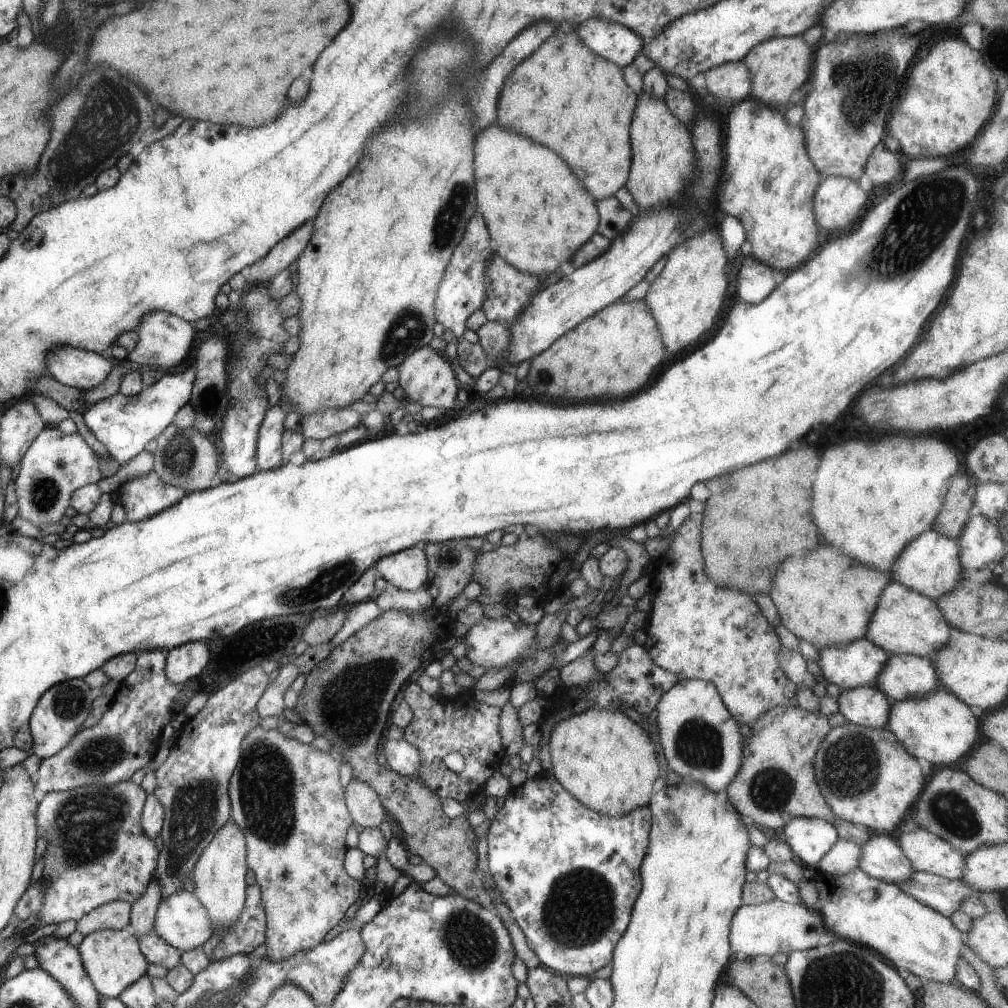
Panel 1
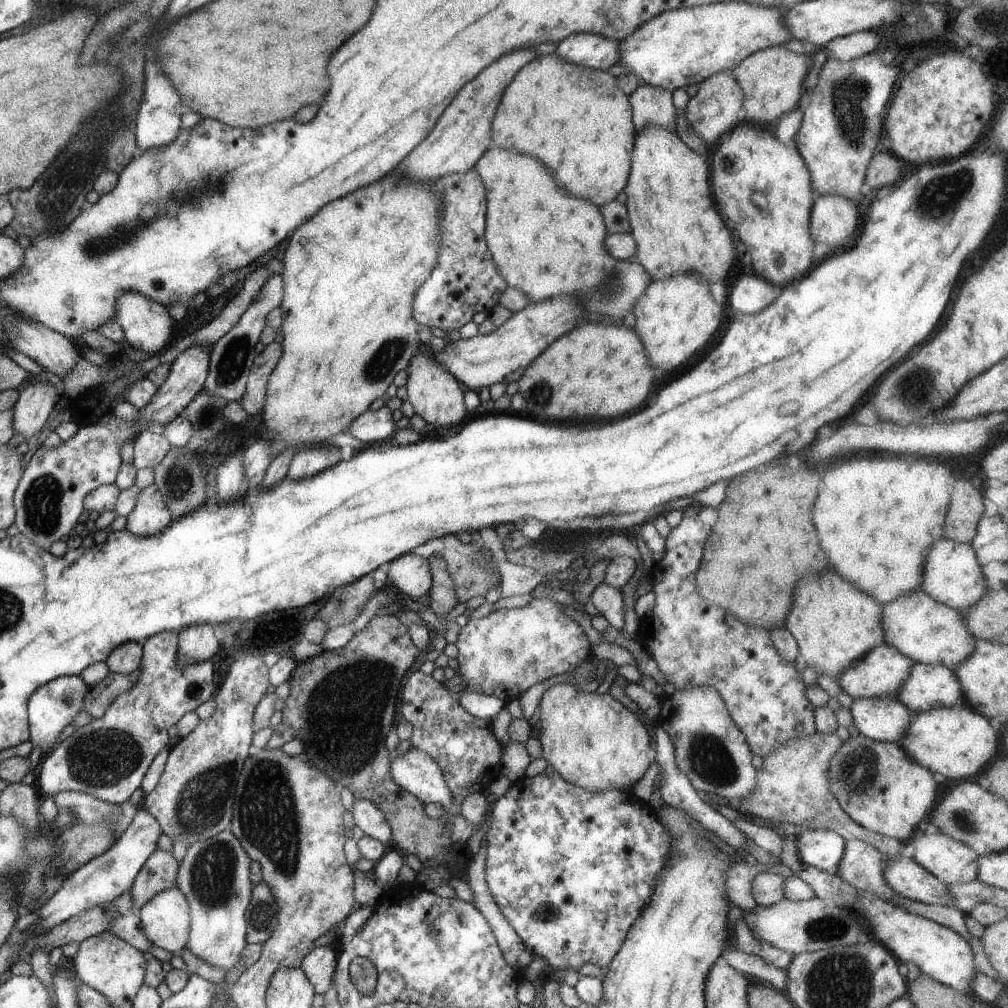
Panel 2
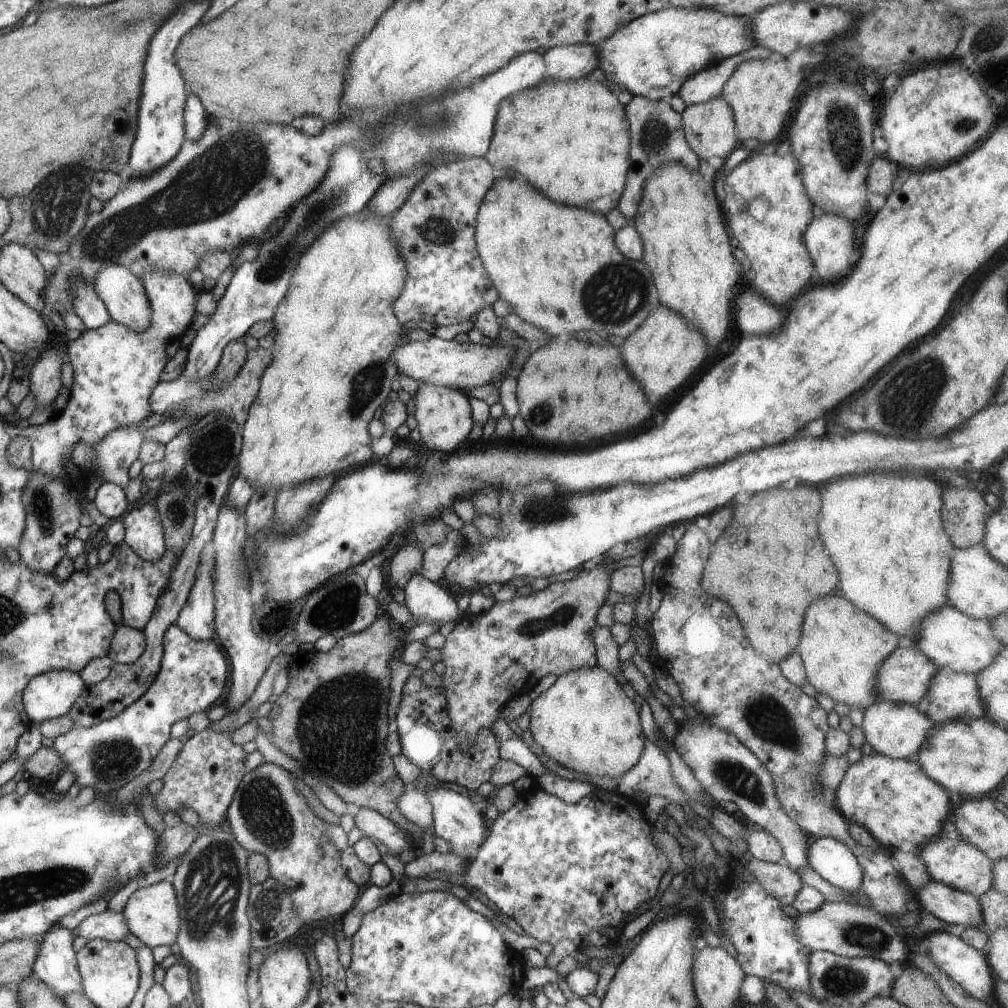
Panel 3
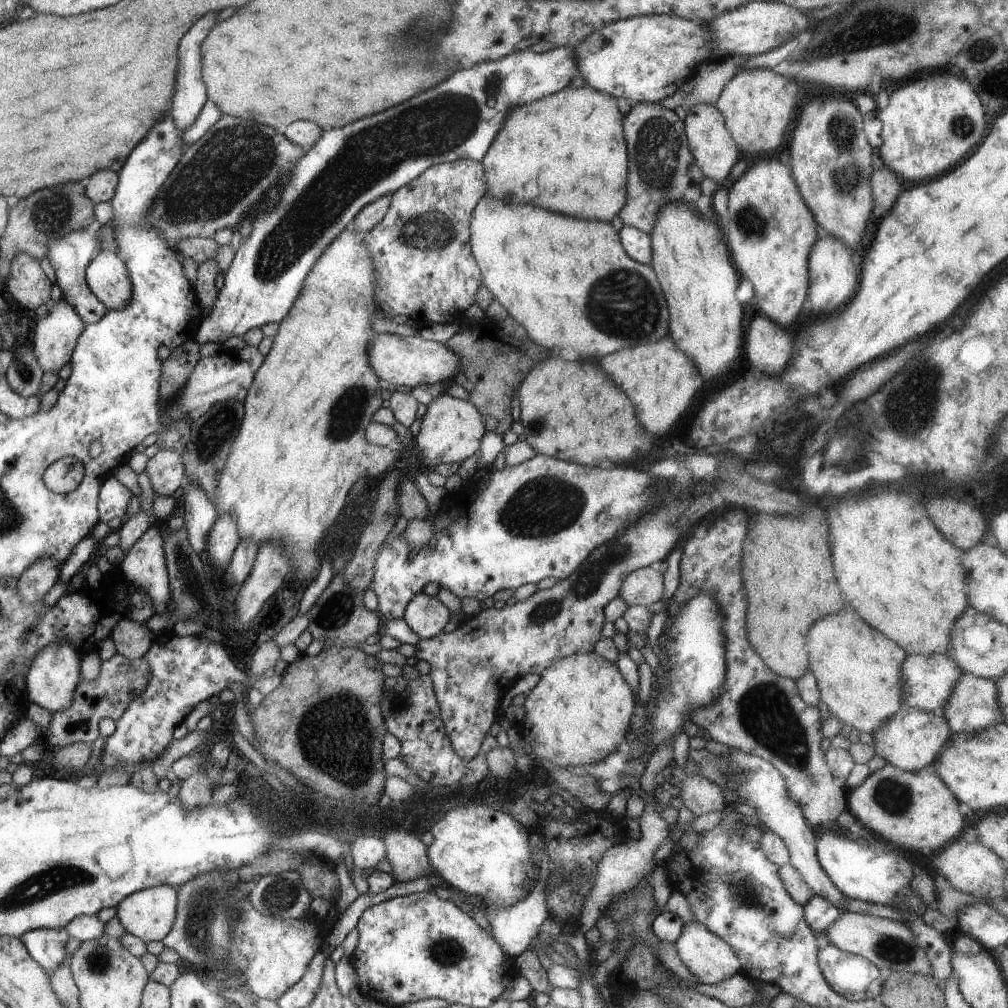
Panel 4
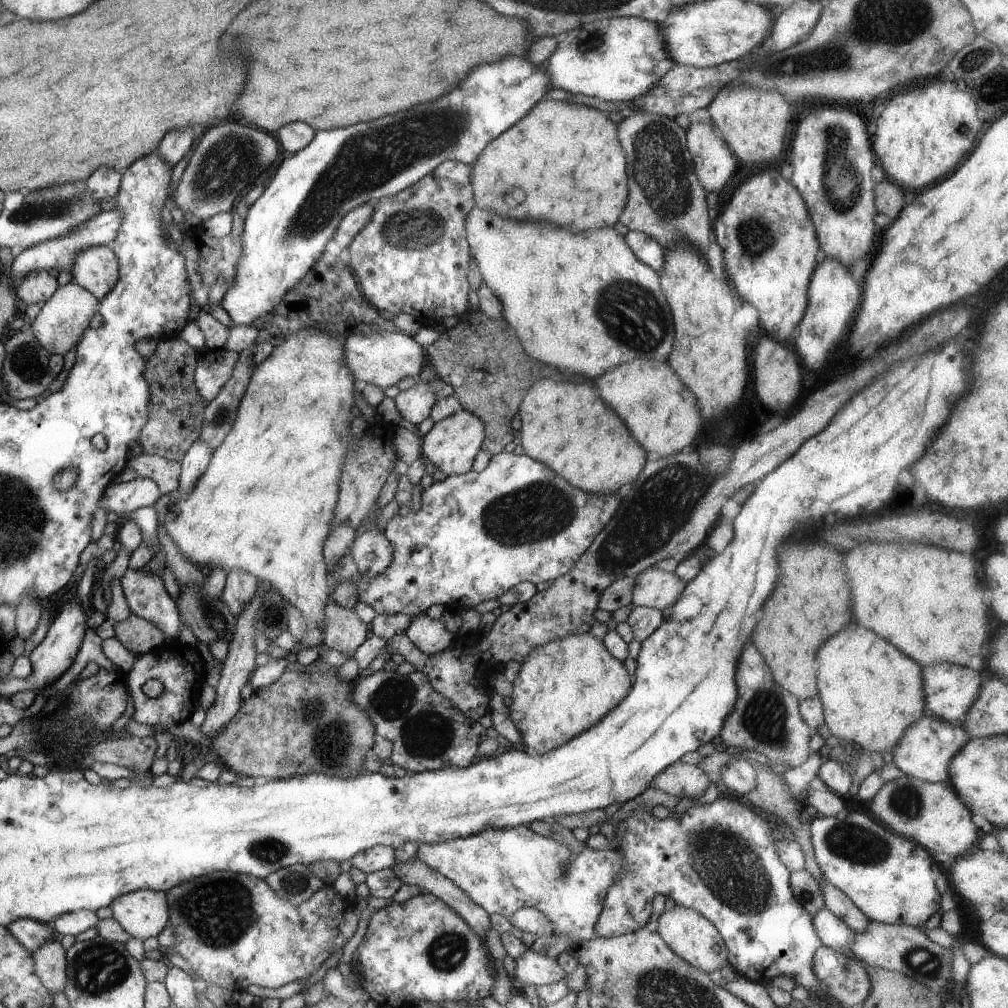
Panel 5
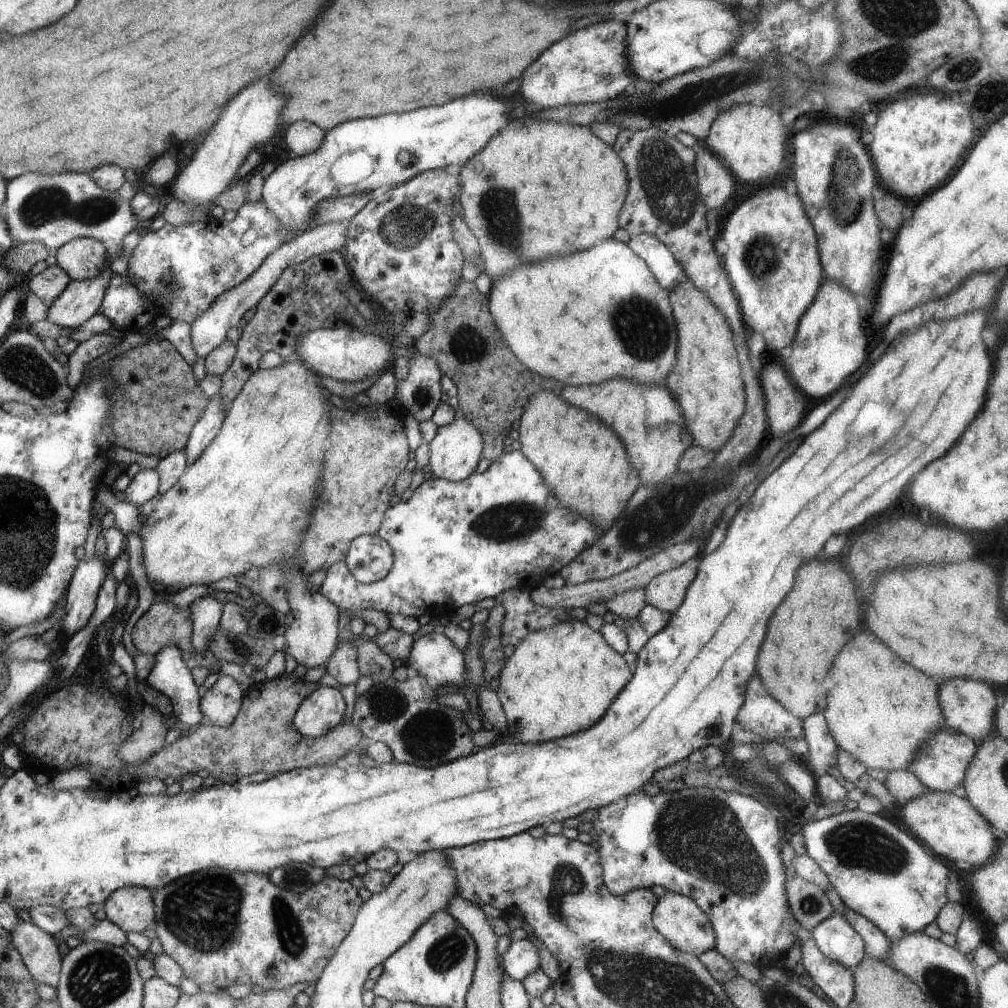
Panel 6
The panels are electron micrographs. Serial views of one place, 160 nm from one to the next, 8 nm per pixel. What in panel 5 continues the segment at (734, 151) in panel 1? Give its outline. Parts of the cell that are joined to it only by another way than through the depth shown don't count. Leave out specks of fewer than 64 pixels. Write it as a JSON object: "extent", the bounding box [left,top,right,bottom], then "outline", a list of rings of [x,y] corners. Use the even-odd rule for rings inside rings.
{"extent":[718,170,821,343],"outline":[[[766,170],[748,178],[718,214],[727,228],[727,248],[723,250],[726,278],[740,299],[747,300],[758,310],[762,332],[781,343],[796,332],[804,316],[808,301],[807,290],[812,273],[821,258],[815,226],[803,196],[778,170]]]}

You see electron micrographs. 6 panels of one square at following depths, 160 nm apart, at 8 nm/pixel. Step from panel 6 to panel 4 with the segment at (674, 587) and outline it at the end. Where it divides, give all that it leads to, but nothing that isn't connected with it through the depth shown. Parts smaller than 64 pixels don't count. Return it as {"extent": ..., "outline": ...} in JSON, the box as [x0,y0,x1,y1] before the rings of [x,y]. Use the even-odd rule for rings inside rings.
{"extent":[619,567,664,607],"outline":[[[642,567],[627,574],[627,578],[623,578],[619,597],[627,602],[629,607],[634,605],[647,607],[661,600],[664,587],[664,577],[657,567]]]}

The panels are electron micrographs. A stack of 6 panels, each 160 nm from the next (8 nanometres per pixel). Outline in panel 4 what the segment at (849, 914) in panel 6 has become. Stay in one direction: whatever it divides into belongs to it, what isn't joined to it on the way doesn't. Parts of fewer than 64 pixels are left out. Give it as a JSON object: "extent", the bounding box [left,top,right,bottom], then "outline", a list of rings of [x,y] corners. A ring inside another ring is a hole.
{"extent":[718,749,846,908],"outline":[[[733,749],[726,755],[718,756],[722,758],[720,765],[721,778],[725,780],[725,788],[734,793],[740,801],[757,810],[762,824],[766,824],[768,831],[777,834],[788,847],[790,853],[789,864],[792,865],[810,886],[816,895],[826,897],[838,908],[842,907],[846,898],[830,877],[822,870],[816,856],[817,834],[811,826],[806,824],[804,815],[791,796],[787,793],[785,778],[772,766],[770,762],[763,758]]]}

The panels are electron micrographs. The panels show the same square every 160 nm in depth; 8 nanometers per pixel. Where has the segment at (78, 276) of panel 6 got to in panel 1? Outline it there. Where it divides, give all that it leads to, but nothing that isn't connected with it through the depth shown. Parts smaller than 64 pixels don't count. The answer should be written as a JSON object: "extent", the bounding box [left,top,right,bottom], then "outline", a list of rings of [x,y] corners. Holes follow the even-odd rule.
{"extent":[127,311,196,372],"outline":[[[155,311],[143,317],[139,330],[139,346],[129,353],[127,359],[136,364],[142,364],[147,368],[159,368],[164,372],[170,368],[178,368],[190,354],[196,338],[196,330],[193,323],[188,324],[178,315],[164,311]]]}

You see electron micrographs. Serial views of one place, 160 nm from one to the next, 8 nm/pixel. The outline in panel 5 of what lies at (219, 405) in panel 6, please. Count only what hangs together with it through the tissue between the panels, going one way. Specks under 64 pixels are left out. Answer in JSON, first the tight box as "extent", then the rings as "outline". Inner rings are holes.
{"extent":[177,440,213,493],"outline":[[[196,440],[189,452],[182,457],[181,473],[177,490],[181,493],[192,492],[196,482],[210,464],[213,452],[203,441]]]}

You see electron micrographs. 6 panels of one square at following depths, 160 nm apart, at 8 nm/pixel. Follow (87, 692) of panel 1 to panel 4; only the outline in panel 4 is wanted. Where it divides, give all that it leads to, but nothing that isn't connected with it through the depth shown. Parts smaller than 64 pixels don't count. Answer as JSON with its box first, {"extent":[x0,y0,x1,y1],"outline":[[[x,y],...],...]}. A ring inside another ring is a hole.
{"extent":[25,643,81,713],"outline":[[[54,643],[42,649],[33,661],[25,678],[25,701],[46,708],[50,713],[61,713],[75,700],[75,691],[81,682],[81,656],[69,643]]]}

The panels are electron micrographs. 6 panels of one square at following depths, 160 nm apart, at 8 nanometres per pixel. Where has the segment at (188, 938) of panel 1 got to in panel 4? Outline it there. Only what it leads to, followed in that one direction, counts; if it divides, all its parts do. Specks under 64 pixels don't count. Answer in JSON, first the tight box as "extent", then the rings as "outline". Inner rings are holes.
{"extent":[117,885,177,942],"outline":[[[158,885],[126,897],[117,906],[117,916],[126,933],[148,942],[164,941],[173,930],[177,918],[177,892],[173,886]]]}

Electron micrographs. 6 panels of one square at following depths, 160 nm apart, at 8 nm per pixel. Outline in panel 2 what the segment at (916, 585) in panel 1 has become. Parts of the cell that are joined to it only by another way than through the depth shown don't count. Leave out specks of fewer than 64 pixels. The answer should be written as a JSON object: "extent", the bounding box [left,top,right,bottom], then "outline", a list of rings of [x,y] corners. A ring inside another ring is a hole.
{"extent":[919,537,988,611],"outline":[[[944,537],[934,542],[927,550],[923,562],[923,575],[919,590],[924,591],[939,603],[959,611],[978,602],[978,599],[982,598],[988,588],[982,574],[982,566],[976,558],[972,545],[957,543]]]}

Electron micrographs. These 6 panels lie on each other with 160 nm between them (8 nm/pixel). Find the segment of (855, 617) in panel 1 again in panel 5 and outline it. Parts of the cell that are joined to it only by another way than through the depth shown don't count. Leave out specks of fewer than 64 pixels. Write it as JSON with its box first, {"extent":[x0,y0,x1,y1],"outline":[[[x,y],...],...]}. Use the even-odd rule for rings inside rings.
{"extent":[816,624,926,753],"outline":[[[850,624],[838,634],[830,636],[818,648],[816,664],[817,695],[823,704],[825,723],[831,734],[856,753],[891,752],[903,730],[917,721],[922,713],[926,713],[923,707],[922,666],[881,636],[876,636],[875,632],[858,624]]]}

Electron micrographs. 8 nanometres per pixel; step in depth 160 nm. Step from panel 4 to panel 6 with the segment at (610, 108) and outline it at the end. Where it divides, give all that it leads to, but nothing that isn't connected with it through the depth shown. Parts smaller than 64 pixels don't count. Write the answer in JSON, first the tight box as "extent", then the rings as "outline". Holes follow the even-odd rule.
{"extent":[458,110,628,281],"outline":[[[524,110],[458,170],[464,222],[478,239],[485,271],[492,281],[522,262],[586,250],[612,236],[618,228],[618,214],[628,190],[624,162],[616,150],[600,140],[588,126],[540,120],[522,116],[522,112]]]}

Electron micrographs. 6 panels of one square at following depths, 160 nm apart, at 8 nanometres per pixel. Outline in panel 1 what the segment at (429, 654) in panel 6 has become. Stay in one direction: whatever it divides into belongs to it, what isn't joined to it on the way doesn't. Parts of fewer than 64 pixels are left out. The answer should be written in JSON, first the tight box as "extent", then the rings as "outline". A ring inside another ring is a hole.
{"extent":[373,545,429,591],"outline":[[[414,545],[379,558],[373,566],[389,585],[403,591],[422,589],[428,580],[429,562],[422,546]]]}

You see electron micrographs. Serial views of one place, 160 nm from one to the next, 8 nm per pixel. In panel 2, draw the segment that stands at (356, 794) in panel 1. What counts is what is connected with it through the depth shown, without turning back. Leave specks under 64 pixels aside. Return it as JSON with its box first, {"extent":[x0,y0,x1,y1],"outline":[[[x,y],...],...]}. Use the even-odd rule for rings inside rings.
{"extent":[351,798,391,844],"outline":[[[359,798],[354,801],[351,809],[354,824],[370,838],[378,839],[386,844],[391,839],[391,828],[387,816],[368,799]]]}

